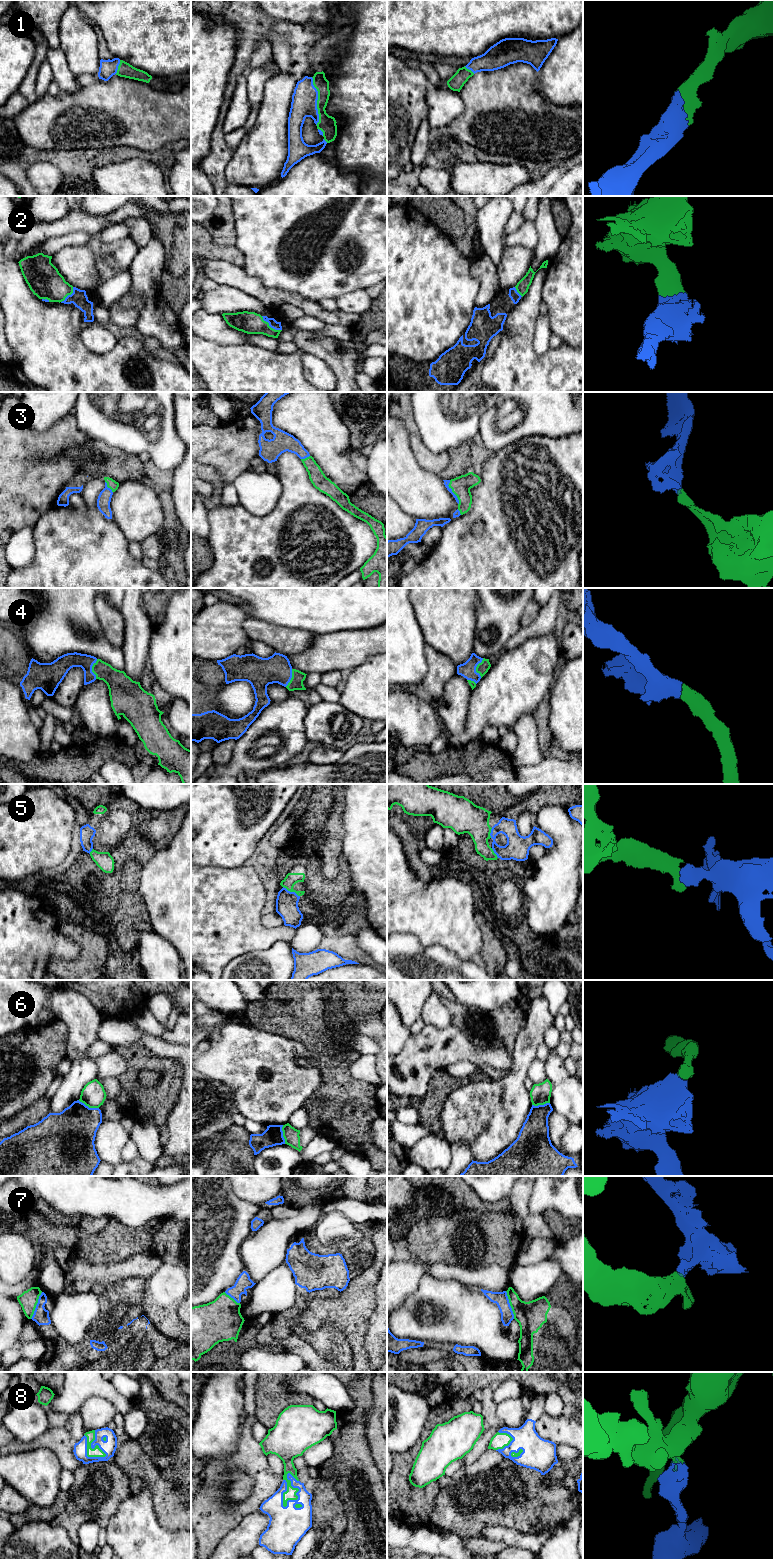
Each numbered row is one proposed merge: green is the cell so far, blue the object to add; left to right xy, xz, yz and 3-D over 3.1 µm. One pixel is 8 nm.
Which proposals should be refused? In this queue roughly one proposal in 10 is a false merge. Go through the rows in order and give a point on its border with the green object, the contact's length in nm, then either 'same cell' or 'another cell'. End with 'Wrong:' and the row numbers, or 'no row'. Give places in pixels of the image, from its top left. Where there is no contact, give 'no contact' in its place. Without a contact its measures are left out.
1: xz (317, 101) | 400 nm | same cell
2: xz (269, 326) | 200 nm | same cell
3: yz (452, 491) | 220 nm | same cell
4: yz (476, 668) | 160 nm | same cell
5: xz (291, 891) | 160 nm | same cell
6: xy (88, 1106) | 180 nm | another cell
7: yz (510, 1305) | 240 nm | another cell
8: xz (287, 1490) | 300 nm | same cell
Wrong: 6, 7

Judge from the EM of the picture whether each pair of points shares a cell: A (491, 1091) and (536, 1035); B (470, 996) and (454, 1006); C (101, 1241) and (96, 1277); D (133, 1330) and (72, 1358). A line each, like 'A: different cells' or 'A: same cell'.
A: same cell
B: different cells
C: different cells
D: same cell

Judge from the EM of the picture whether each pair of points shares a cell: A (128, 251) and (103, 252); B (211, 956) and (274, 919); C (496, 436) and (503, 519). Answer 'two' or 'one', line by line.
A: one
B: two
C: two

